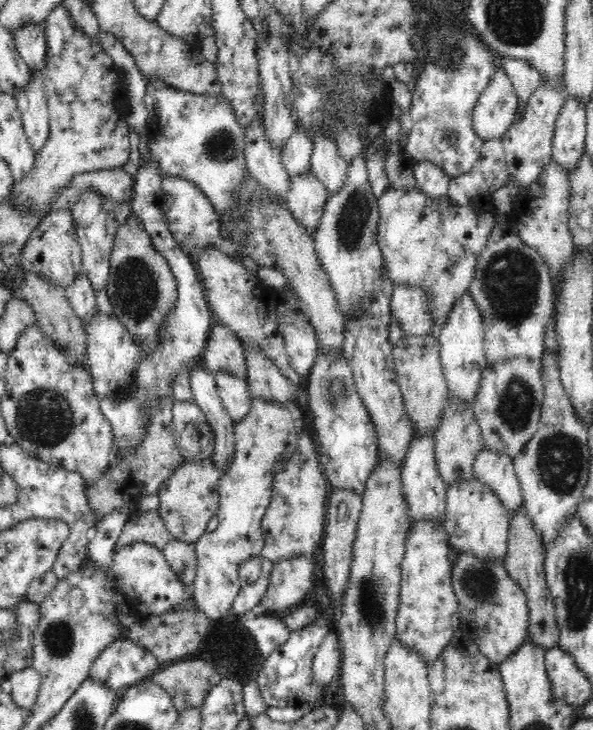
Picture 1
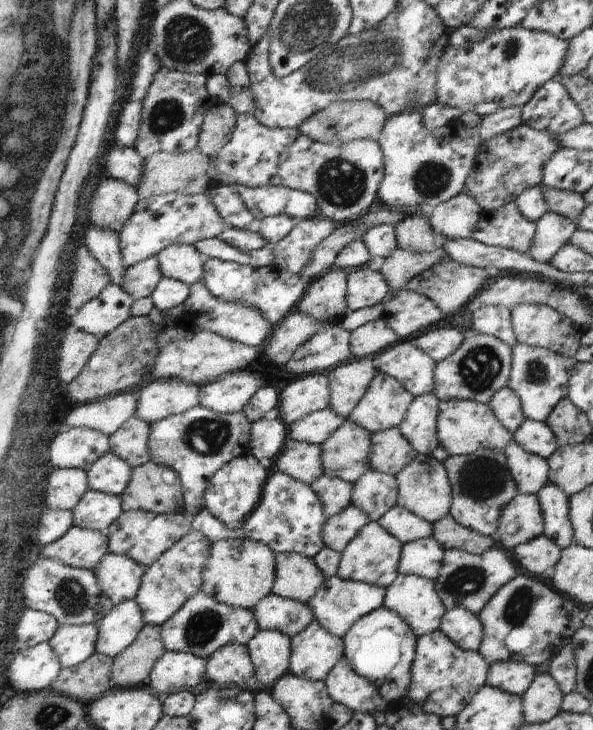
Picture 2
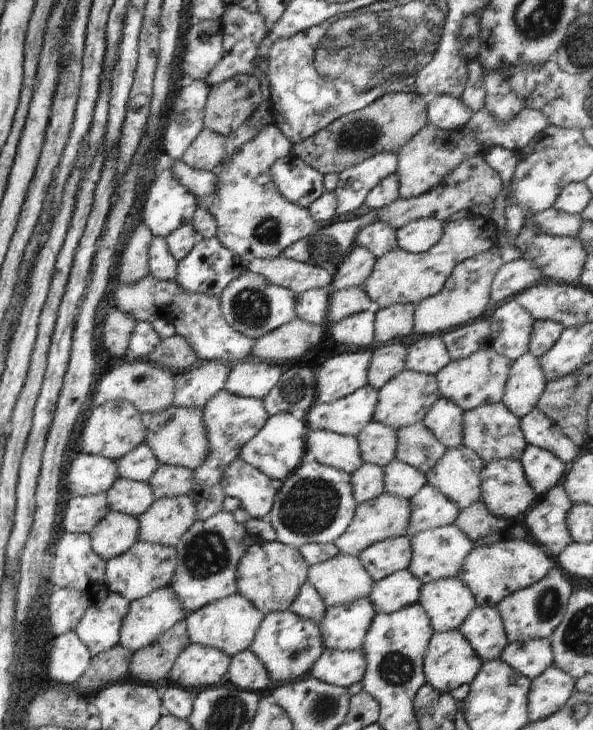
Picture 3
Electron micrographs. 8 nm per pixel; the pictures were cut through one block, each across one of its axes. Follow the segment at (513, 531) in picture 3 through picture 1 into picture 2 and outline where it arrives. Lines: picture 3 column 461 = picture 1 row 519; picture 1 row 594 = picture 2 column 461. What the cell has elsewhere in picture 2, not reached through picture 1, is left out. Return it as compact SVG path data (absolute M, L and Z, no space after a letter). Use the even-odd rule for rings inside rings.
M450 515L433 524L431 537L435 538L444 550L460 549L473 555L479 555L498 545L497 541L491 536L463 527Z

